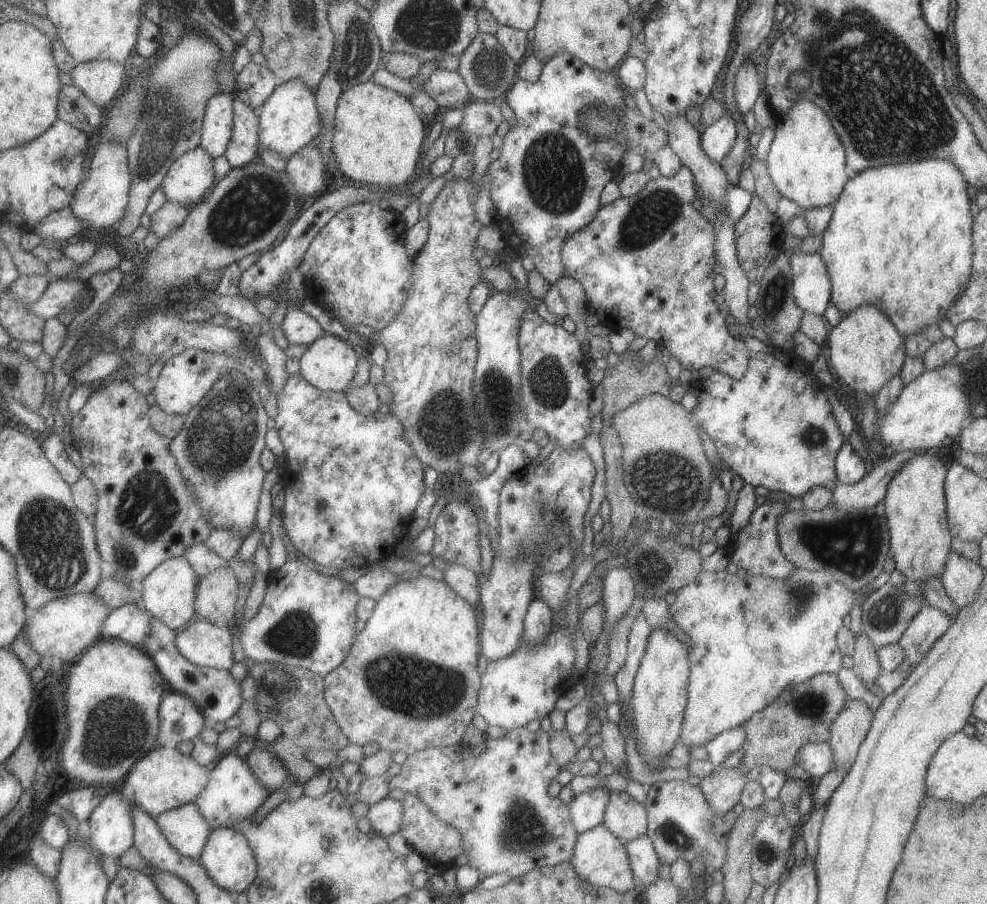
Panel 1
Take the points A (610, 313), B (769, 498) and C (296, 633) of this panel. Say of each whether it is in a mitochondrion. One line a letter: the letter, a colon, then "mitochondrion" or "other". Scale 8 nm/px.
A: other
B: other
C: mitochondrion

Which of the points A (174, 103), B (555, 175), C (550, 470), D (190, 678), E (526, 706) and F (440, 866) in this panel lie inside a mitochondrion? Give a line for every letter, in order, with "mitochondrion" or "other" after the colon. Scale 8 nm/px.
A: mitochondrion
B: mitochondrion
C: other
D: other
E: other
F: other

